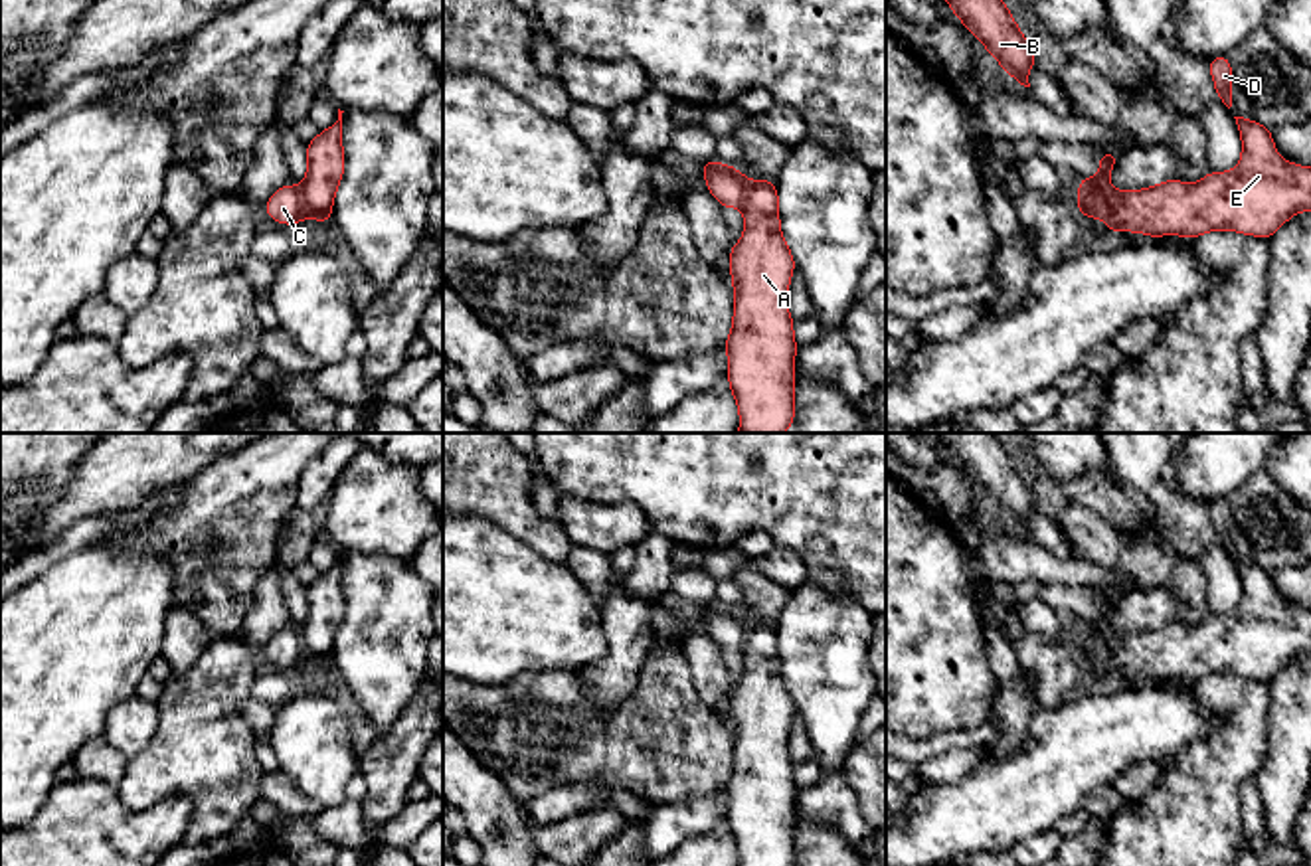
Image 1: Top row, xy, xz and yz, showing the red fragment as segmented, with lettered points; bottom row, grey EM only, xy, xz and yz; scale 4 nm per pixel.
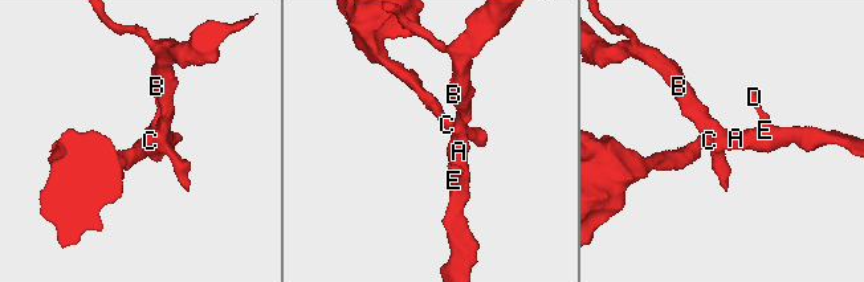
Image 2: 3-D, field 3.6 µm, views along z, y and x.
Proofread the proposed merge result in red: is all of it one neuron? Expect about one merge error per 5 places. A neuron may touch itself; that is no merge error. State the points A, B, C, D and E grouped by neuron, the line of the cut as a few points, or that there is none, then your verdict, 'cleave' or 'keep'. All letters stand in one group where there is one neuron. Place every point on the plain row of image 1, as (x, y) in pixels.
A B D E / C | xy (299, 631), (305, 659) | cleave

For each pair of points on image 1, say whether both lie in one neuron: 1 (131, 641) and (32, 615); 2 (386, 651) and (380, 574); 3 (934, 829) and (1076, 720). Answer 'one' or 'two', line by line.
1: one
2: one
3: one

